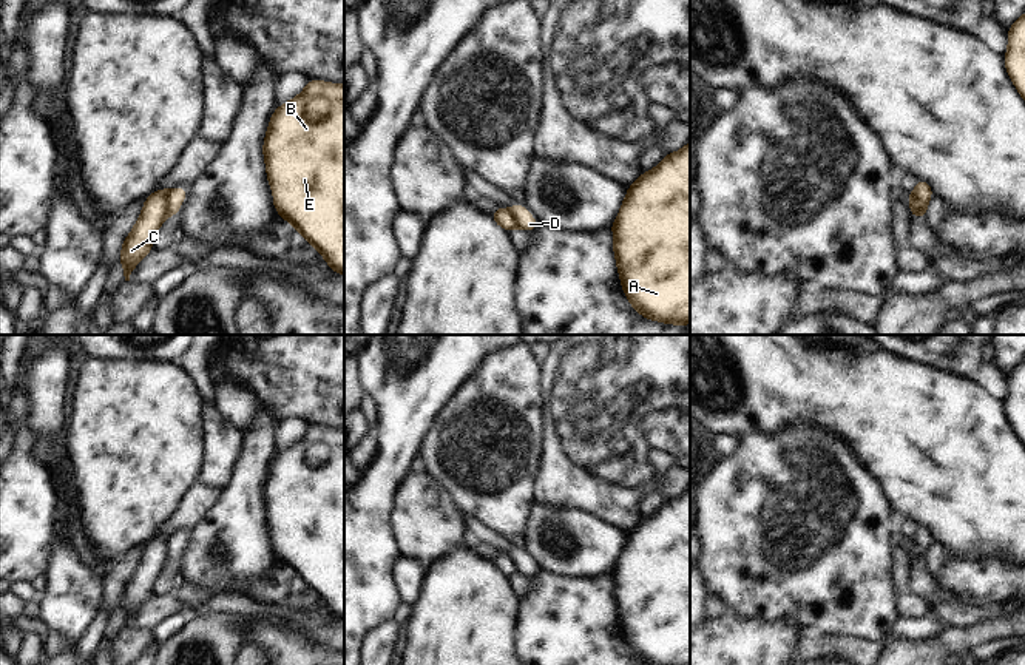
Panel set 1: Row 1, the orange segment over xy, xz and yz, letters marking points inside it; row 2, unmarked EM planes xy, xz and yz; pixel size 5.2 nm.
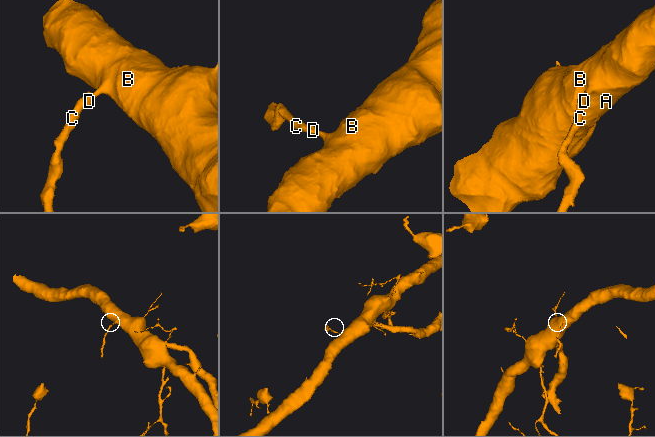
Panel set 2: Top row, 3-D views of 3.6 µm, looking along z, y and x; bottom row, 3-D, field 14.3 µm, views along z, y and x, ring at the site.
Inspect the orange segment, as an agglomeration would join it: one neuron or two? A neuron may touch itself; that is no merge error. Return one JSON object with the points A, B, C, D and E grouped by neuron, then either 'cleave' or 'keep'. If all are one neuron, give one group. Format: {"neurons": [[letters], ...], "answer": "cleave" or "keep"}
{"neurons": [["A", "B", "D", "E"], ["C"]], "answer": "cleave"}

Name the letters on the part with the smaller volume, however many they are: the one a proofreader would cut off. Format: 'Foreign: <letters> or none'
Foreign: C

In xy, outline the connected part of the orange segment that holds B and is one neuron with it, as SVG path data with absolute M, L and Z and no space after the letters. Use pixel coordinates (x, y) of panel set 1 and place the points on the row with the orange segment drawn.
M307 80L296 97L275 108L262 154L273 207L279 218L293 225L335 273L344 276L344 83Z

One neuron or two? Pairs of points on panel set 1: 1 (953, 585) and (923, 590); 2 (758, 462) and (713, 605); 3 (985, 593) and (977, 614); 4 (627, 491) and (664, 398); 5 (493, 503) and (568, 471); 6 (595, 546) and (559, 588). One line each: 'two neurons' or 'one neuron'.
1: two neurons
2: two neurons
3: two neurons
4: one neuron
5: two neurons
6: two neurons

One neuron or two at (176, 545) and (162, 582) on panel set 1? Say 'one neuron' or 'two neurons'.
one neuron

